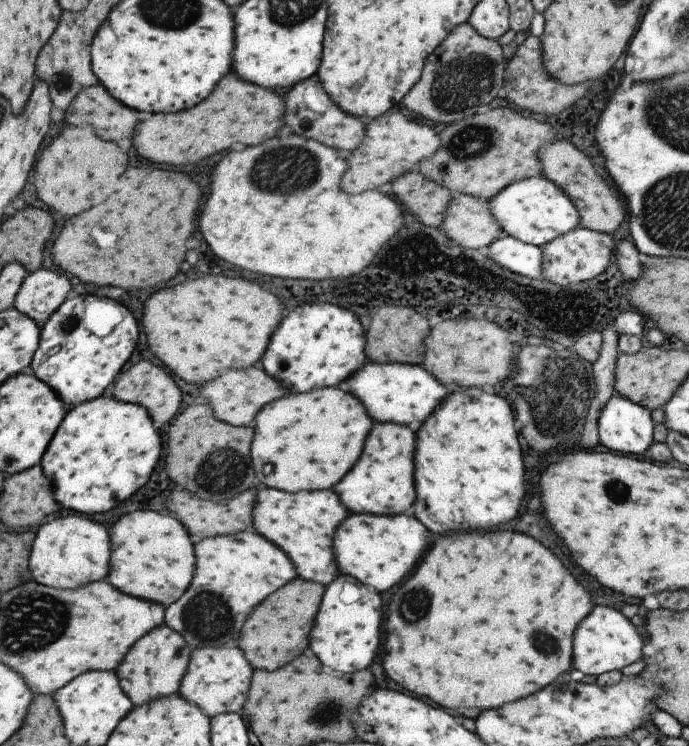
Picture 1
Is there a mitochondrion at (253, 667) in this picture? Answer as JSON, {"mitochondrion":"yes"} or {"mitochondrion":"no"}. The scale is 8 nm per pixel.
{"mitochondrion":"no"}

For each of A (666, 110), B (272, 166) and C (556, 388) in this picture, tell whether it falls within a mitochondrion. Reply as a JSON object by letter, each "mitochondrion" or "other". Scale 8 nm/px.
{"A":"mitochondrion","B":"mitochondrion","C":"mitochondrion"}

